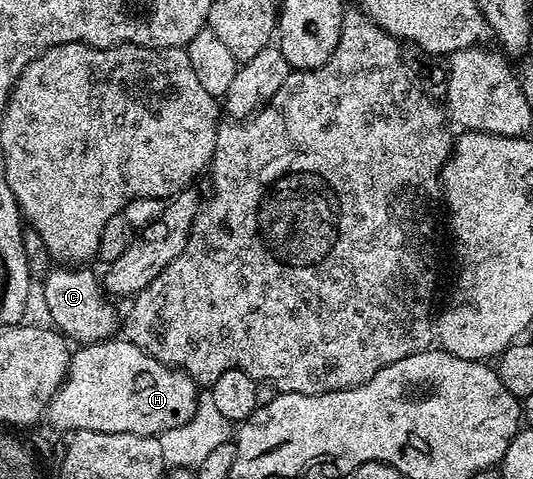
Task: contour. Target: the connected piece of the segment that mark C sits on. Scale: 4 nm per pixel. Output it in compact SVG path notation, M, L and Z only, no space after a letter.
M54 267L46 274L42 285L42 301L50 312L53 328L79 346L95 345L98 341L109 341L119 332L120 317L104 296L100 281L94 278L90 267Z

